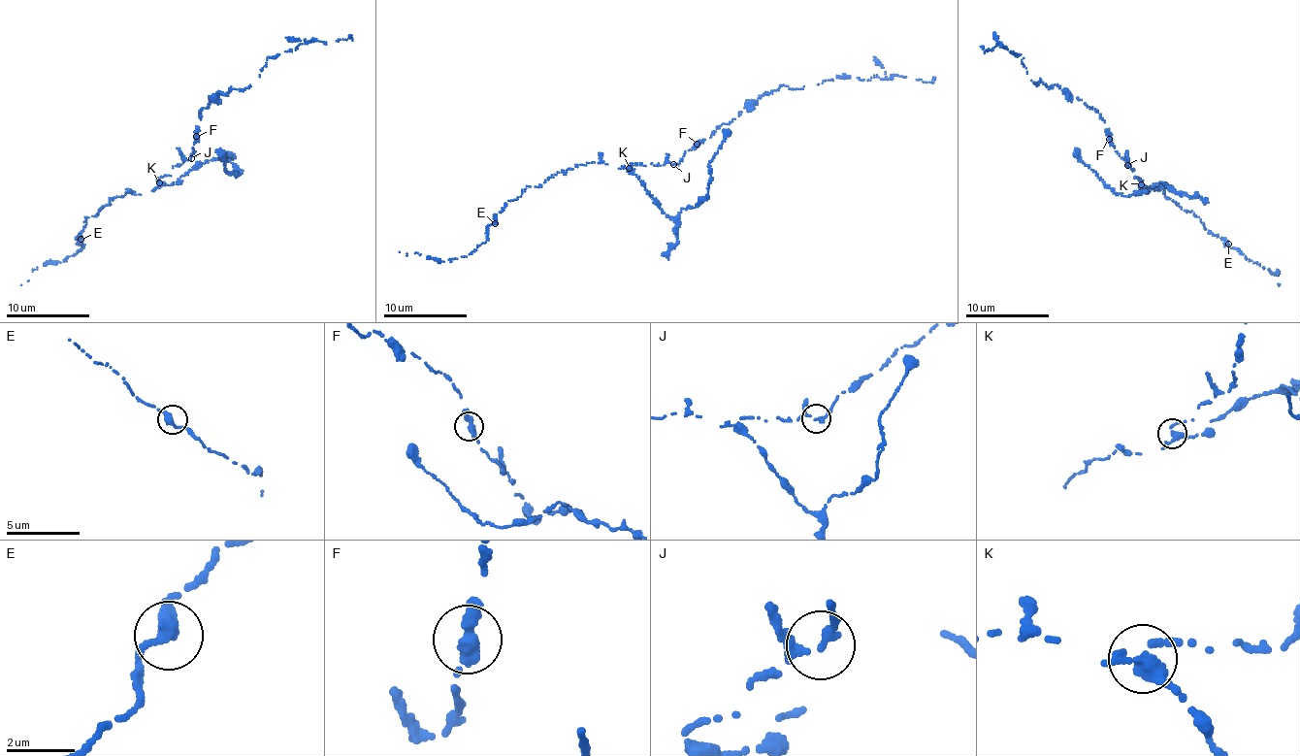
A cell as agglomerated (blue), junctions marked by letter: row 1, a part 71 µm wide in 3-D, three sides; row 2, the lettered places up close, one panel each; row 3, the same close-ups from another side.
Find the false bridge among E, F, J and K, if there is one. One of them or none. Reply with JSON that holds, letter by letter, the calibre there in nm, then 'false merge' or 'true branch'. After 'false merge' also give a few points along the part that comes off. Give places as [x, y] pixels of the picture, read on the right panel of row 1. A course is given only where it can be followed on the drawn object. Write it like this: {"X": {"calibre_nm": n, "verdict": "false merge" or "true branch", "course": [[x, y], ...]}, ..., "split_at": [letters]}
{"E": {"calibre_nm": 320, "verdict": "true branch"}, "F": {"calibre_nm": 360, "verdict": "true branch"}, "J": {"calibre_nm": 170, "verdict": "true branch"}, "K": {"calibre_nm": 280, "verdict": "false merge", "course": [[1142, 184], [1145, 191], [1166, 184], [1169, 187], [1159, 182], [1150, 190], [1125, 196], [1106, 187], [1075, 148]]}, "split_at": ["K"]}

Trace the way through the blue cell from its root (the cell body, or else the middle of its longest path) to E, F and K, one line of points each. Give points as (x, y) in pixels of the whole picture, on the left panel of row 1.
E: (191, 158), (173, 168), (171, 176), (161, 177), (151, 190), (113, 197), (97, 215), (86, 217), (81, 239)
F: (191, 158), (196, 136)
K: (191, 158), (173, 168), (171, 176), (161, 177), (158, 183)

